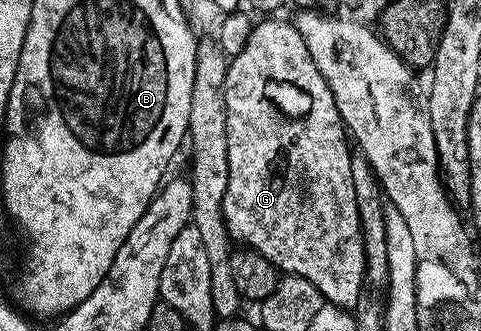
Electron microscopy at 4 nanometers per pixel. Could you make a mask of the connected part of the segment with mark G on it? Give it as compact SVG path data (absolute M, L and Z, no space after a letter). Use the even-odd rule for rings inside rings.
M264 17L264 19L255 24L249 39L246 41L245 48L240 53L230 59L228 64L228 72L226 73L226 85L224 92L226 93L226 145L228 146L228 184L226 185L226 197L224 198L224 223L228 227L229 236L233 240L236 239L237 244L243 245L245 248L262 253L262 257L266 257L271 263L276 266L276 270L284 275L297 275L306 281L310 281L310 285L314 285L314 289L318 289L318 293L322 293L322 297L333 307L342 307L345 309L355 308L356 303L364 294L364 270L366 270L366 253L364 252L364 234L360 228L360 218L358 217L358 201L354 197L354 177L352 176L352 157L353 152L348 151L348 143L350 147L350 136L345 128L340 114L338 113L338 105L334 93L330 89L330 85L322 77L322 73L318 69L318 65L314 65L314 57L310 57L310 49L306 49L306 41L302 41L302 33L298 33L295 22L284 19L276 19L280 17Z

